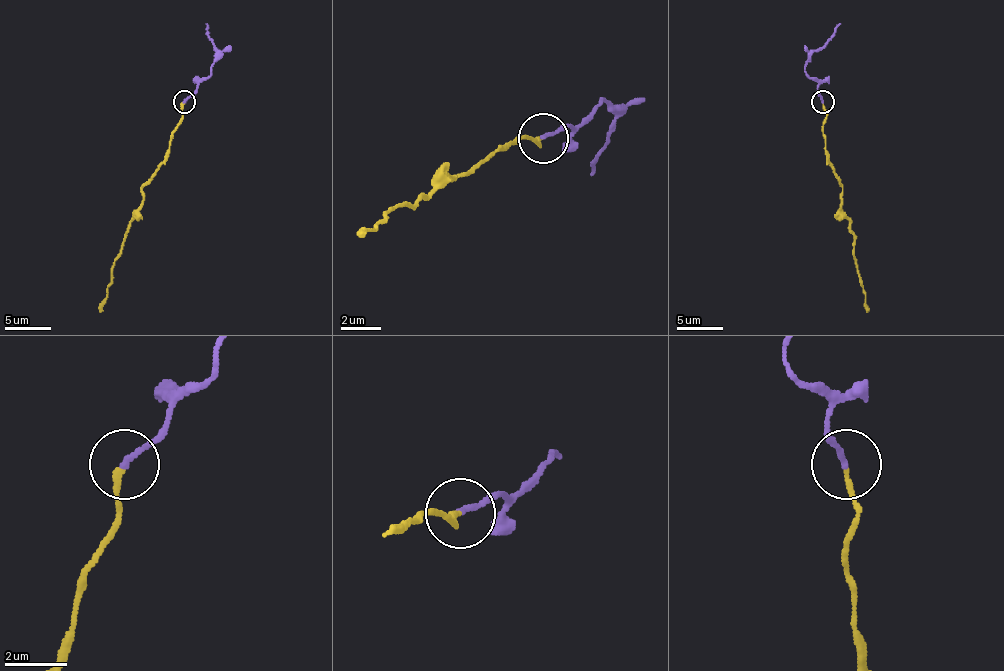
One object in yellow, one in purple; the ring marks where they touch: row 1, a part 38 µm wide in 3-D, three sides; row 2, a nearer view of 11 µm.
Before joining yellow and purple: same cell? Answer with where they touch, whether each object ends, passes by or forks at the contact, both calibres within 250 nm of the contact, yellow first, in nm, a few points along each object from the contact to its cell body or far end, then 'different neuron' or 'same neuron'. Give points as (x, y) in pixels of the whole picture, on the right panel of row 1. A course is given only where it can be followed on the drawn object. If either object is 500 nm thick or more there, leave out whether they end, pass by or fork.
at (823, 101); yellow ends there; purple ends there; 180 nm thick on the yellow side, 190 nm on the other; yellow runs (823, 102), (826, 157), (842, 189), (842, 205), (853, 234), (853, 260), (860, 285), (865, 289), (867, 312); purple runs (823, 102), (817, 93), (819, 84), (805, 72), (805, 63), (839, 24); same neuron

